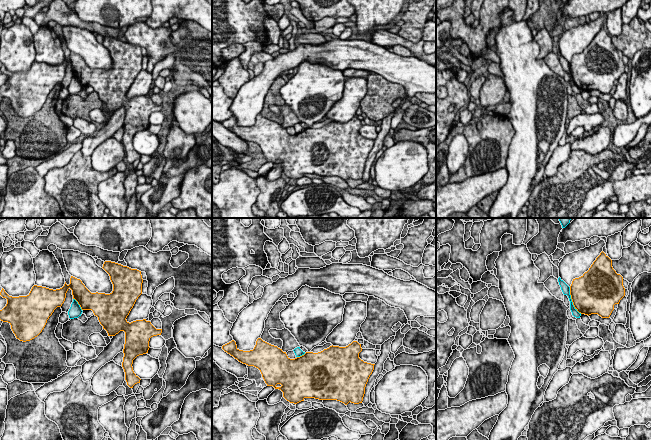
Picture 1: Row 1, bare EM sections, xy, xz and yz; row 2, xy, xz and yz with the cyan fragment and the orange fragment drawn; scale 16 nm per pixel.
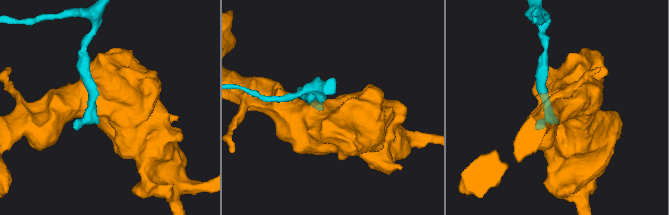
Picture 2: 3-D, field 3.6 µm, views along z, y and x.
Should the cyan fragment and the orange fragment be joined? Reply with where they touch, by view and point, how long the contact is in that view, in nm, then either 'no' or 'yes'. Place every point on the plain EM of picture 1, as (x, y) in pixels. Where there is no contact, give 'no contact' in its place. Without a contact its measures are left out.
yz (571, 77) | 480 nm | no

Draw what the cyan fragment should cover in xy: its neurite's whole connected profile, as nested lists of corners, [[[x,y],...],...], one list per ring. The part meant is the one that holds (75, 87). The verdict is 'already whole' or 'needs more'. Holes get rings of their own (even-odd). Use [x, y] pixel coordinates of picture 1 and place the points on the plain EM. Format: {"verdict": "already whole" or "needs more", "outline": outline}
{"verdict": "already whole", "outline": [[[73,75],[71,83],[68,87],[69,94],[70,95],[78,94],[79,92],[81,92],[82,88],[83,87],[78,78],[75,75]]]}

